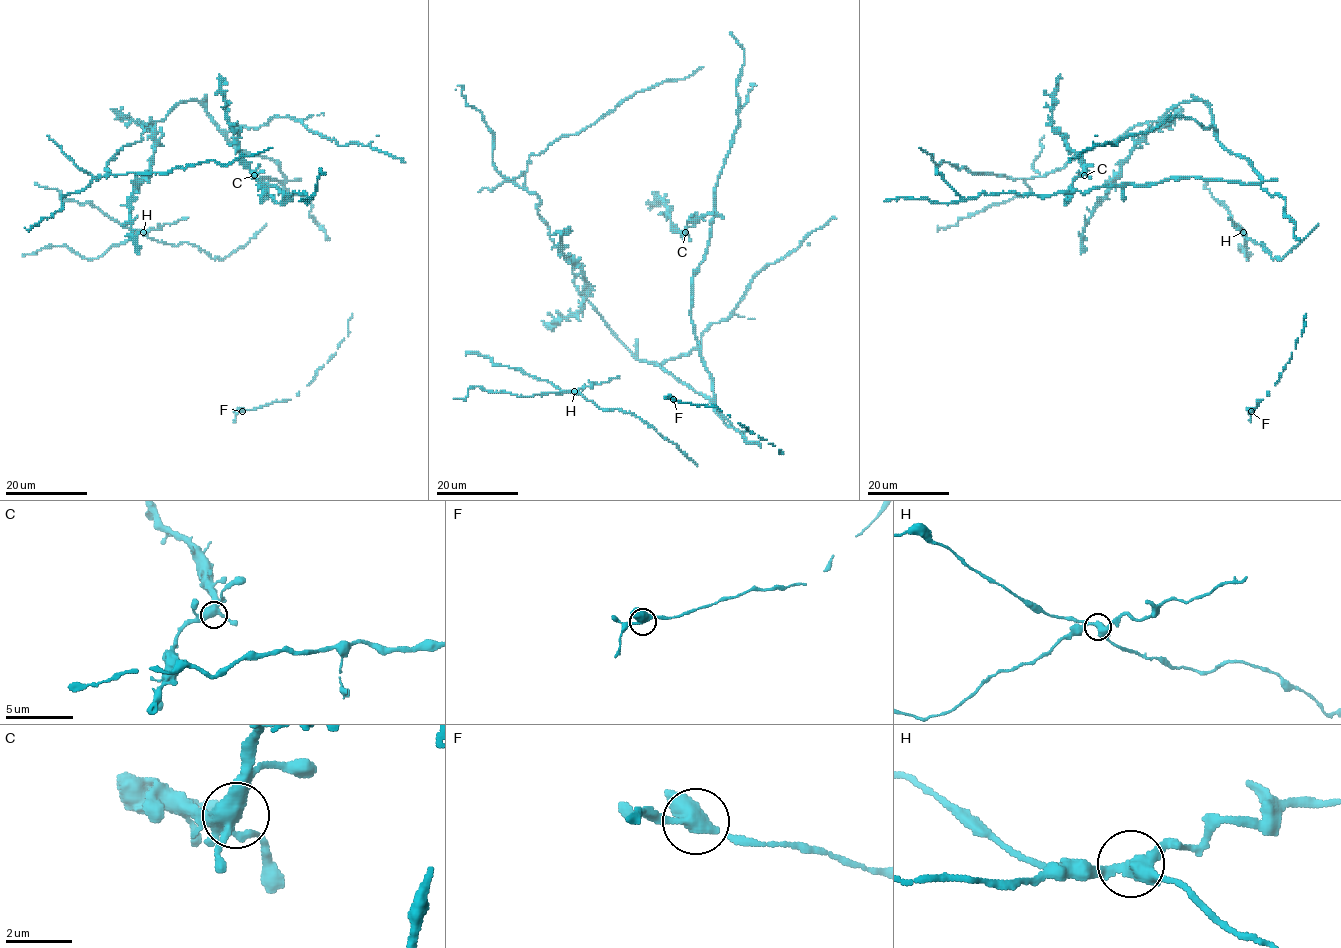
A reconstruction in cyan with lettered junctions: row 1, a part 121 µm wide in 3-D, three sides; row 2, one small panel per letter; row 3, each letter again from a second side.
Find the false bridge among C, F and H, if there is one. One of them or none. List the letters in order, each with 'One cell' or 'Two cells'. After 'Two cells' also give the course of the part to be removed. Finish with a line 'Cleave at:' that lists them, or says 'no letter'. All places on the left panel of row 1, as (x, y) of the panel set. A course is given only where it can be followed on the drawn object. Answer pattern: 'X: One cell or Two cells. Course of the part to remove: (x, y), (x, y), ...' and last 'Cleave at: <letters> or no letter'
C: One cell
F: One cell
H: Two cells. Course of the part to remove: (144, 232), (136, 231), (128, 239), (90, 260), (81, 258), (66, 246), (47, 246), (22, 256)
Cleave at: H

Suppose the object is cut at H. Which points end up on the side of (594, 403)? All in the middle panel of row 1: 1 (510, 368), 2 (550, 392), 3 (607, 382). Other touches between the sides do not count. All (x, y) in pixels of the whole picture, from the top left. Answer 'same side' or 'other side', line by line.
1: same side
2: other side
3: other side

